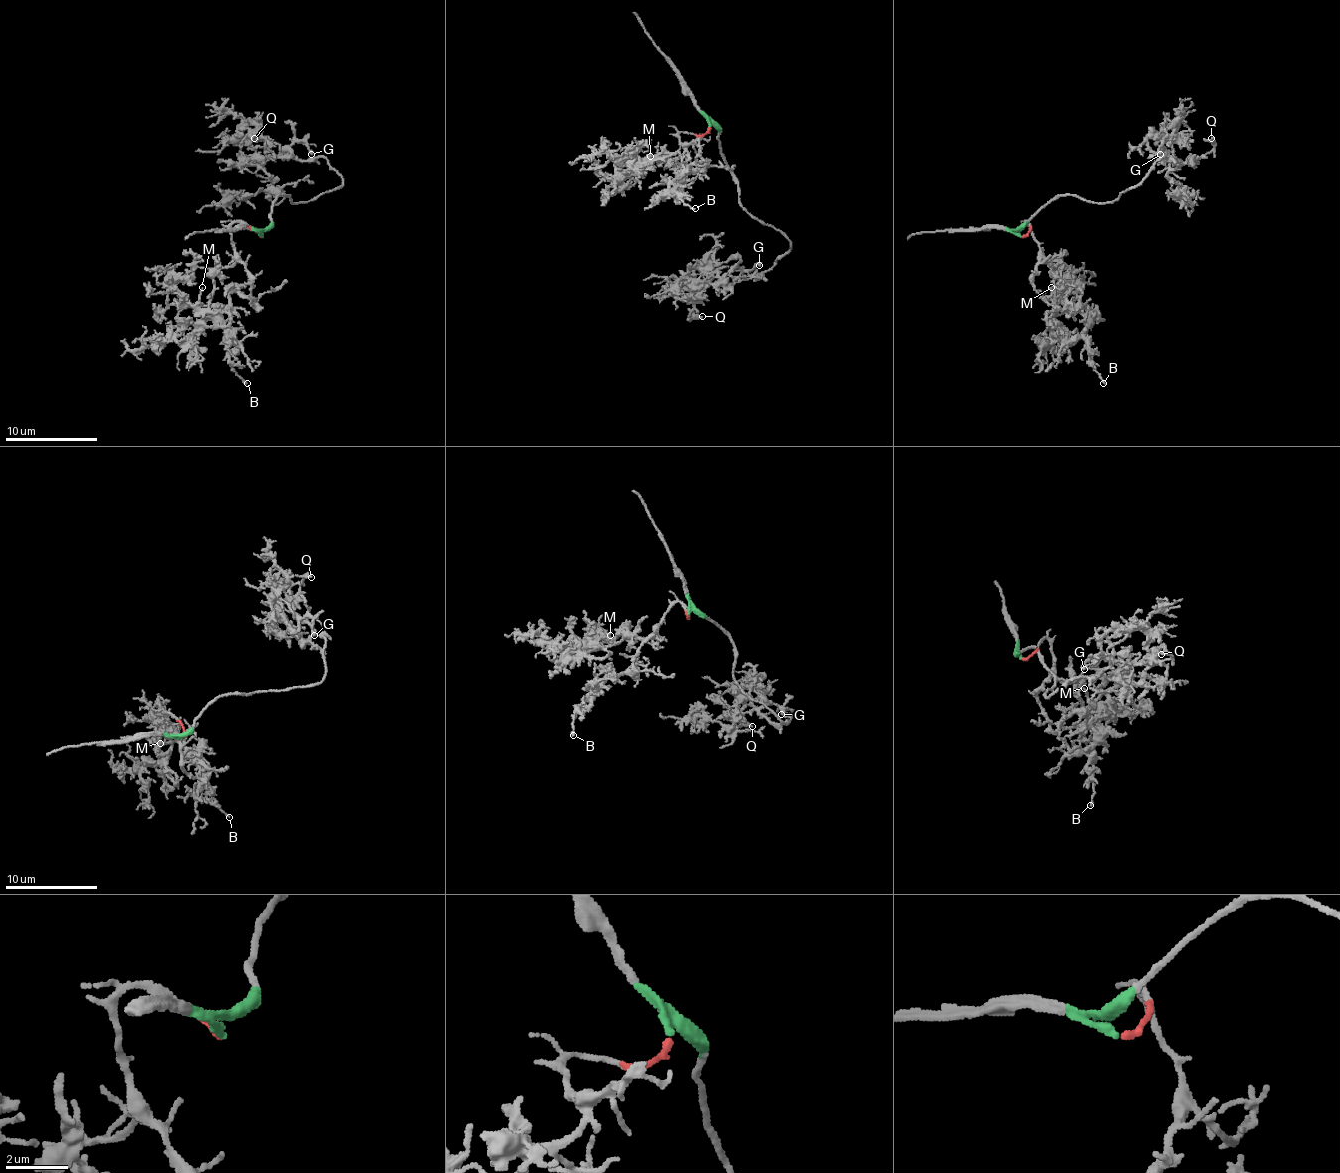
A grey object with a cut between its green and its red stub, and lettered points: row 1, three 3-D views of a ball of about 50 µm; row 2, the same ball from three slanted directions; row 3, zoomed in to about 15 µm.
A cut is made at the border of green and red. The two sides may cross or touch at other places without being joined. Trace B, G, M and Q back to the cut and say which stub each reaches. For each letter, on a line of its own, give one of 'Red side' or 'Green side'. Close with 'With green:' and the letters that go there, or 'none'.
B: Red side
G: Green side
M: Red side
Q: Green side
With green: G, Q

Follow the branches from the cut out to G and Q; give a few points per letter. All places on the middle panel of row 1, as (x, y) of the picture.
G: (709, 125), (718, 132), (739, 203), (789, 242), (789, 249), (760, 274), (732, 274), (734, 268), (760, 265)
Q: (709, 125), (718, 132), (739, 203), (789, 249), (760, 274), (723, 274), (688, 316), (702, 316)

